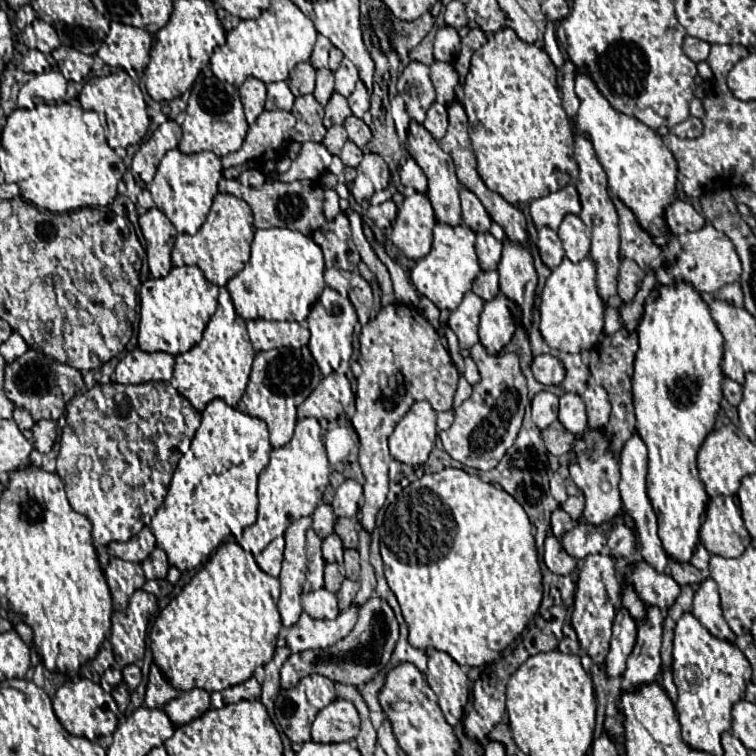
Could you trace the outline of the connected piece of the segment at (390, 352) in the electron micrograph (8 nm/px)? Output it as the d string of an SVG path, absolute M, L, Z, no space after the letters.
M389 303L361 329L359 351L359 365L363 373L357 379L357 411L351 417L351 423L359 435L359 465L365 475L361 525L367 533L373 533L375 515L385 503L389 491L389 435L401 417L411 409L413 401L425 399L435 411L451 409L459 375L431 323L415 307L403 303Z

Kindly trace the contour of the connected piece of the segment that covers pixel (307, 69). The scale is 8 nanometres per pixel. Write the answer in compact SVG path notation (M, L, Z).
M297 63L287 79L295 97L307 95L315 89L315 69L311 63Z

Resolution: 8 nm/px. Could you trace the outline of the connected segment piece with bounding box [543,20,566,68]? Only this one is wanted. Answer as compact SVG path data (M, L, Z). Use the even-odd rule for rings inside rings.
M548 20L546 22L546 28L544 32L543 48L546 50L551 61L553 61L553 64L557 68L560 68L564 65L566 59L558 45L555 30L555 24Z

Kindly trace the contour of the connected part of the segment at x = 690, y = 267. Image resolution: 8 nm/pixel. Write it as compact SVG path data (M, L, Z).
M705 223L705 227L695 233L671 237L669 245L663 251L663 265L657 269L657 283L669 285L673 281L687 281L701 293L715 293L723 285L739 281L739 275L741 261L731 239L725 233L717 231L711 223Z

